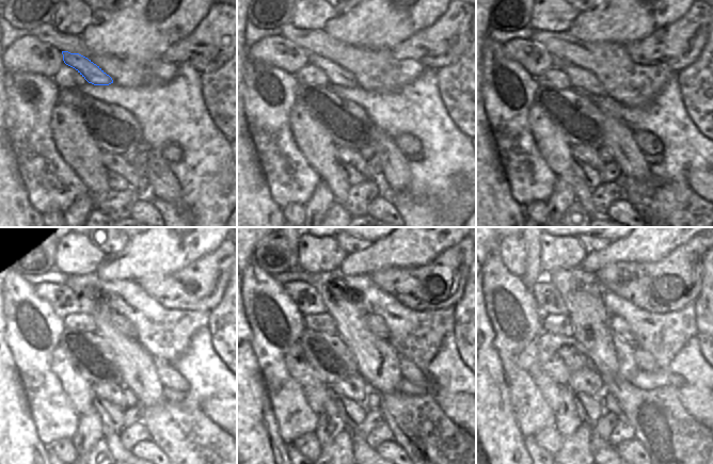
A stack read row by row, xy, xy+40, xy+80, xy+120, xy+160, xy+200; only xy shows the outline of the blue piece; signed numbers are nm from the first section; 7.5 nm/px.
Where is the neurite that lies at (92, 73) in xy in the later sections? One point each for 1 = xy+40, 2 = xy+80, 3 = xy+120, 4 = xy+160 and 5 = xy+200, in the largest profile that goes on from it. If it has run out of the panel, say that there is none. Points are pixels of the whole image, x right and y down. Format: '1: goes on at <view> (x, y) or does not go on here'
1: goes on at xy+40 (336, 76)
2: goes on at xy+80 (581, 79)
3: goes on at xy+120 (120, 322)
4: goes on at xy+160 (376, 323)
5: goes on at xy+200 (618, 324)

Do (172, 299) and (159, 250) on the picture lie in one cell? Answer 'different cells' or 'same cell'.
different cells

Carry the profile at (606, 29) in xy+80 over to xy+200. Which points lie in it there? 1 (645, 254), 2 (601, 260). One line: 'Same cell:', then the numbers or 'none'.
Same cell: 1, 2

